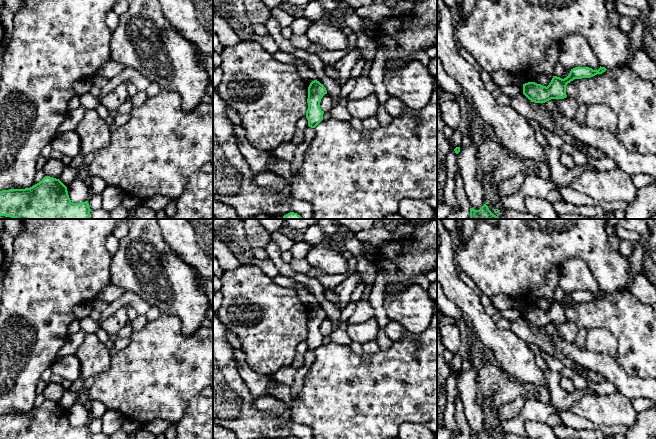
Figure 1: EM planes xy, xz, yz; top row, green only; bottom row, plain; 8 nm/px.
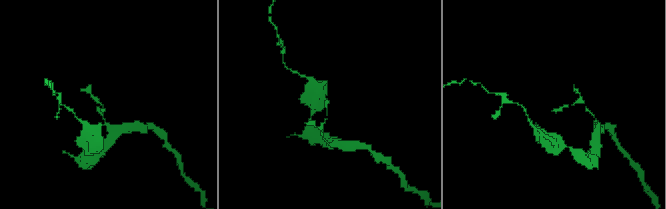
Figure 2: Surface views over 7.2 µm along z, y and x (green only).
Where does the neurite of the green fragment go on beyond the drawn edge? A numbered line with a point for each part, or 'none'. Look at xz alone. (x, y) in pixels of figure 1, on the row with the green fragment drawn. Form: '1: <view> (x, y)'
none

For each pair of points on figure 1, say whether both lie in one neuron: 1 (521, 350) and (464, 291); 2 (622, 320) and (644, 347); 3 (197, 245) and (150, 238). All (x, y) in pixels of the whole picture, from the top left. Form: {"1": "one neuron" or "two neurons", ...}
{"1": "one neuron", "2": "one neuron", "3": "two neurons"}

